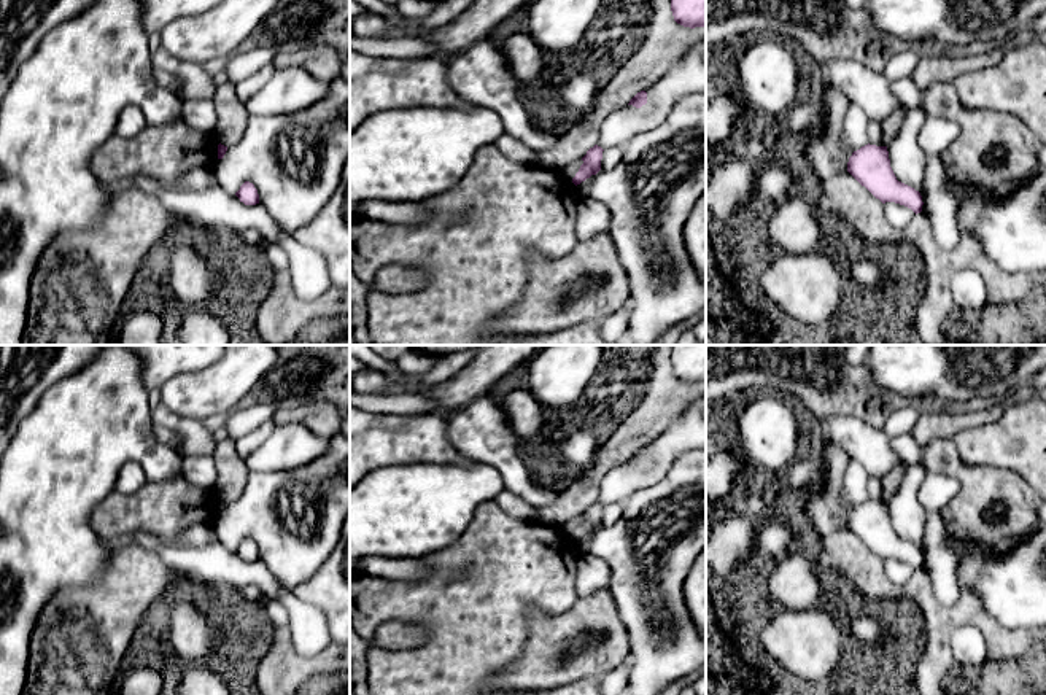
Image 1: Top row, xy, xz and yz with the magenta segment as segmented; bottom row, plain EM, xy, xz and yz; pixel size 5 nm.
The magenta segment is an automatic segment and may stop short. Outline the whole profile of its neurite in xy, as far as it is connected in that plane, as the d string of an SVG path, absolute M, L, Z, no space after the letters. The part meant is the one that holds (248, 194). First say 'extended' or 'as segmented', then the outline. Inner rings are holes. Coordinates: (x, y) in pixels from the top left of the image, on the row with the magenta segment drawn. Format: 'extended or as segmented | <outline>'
as segmented | M245 181L240 189L235 192L235 196L243 202L245 205L256 205L259 204L259 194L253 183Z

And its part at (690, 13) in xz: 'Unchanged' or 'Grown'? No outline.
Unchanged

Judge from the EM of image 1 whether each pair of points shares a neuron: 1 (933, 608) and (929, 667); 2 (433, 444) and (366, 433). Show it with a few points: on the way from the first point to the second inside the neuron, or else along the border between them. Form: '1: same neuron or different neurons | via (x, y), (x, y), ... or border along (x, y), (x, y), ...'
1: same neuron | via (937, 622), (937, 652)
2: same neuron | via (417, 439), (382, 439)

